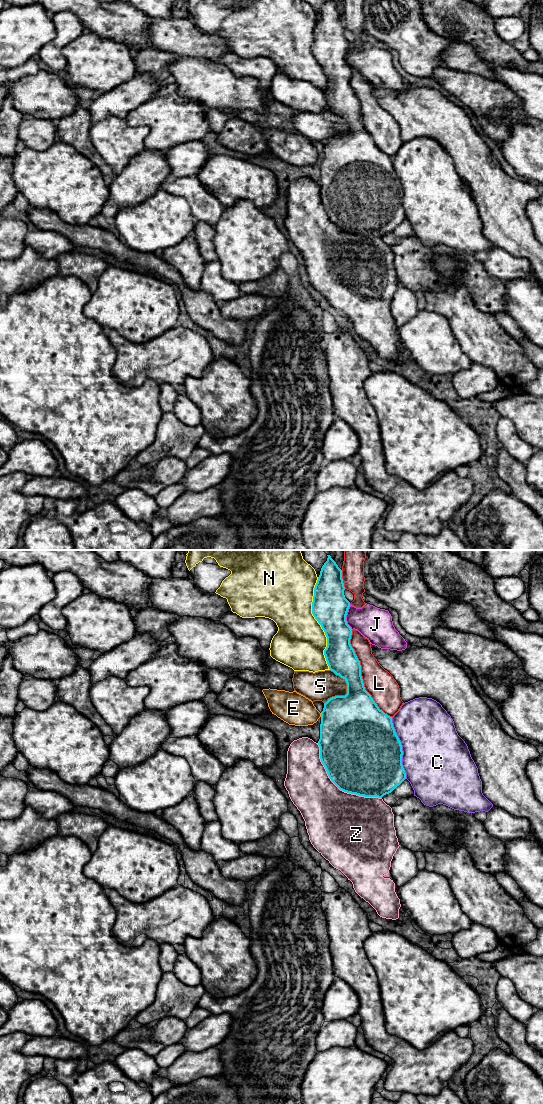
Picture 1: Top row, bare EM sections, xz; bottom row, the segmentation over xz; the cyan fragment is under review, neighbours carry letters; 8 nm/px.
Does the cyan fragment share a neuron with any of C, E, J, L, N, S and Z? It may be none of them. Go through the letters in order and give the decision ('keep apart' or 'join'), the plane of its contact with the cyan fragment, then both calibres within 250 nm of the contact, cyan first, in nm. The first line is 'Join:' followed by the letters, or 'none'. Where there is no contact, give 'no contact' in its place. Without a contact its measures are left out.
Join: L
C: keep apart; contact in xz; calibres 500 and 480 nm
E: keep apart; contact in xz; calibres 480 and 260 nm
J: keep apart; contact in xz; calibres 280 and 260 nm
L: join; contact in xz; calibres 280 and 240 nm
N: keep apart; contact in xz; calibres 280 and 400 nm
S: keep apart; contact in xz; calibres 440 and 240 nm
Z: keep apart; contact in xz; calibres 500 and 460 nm

